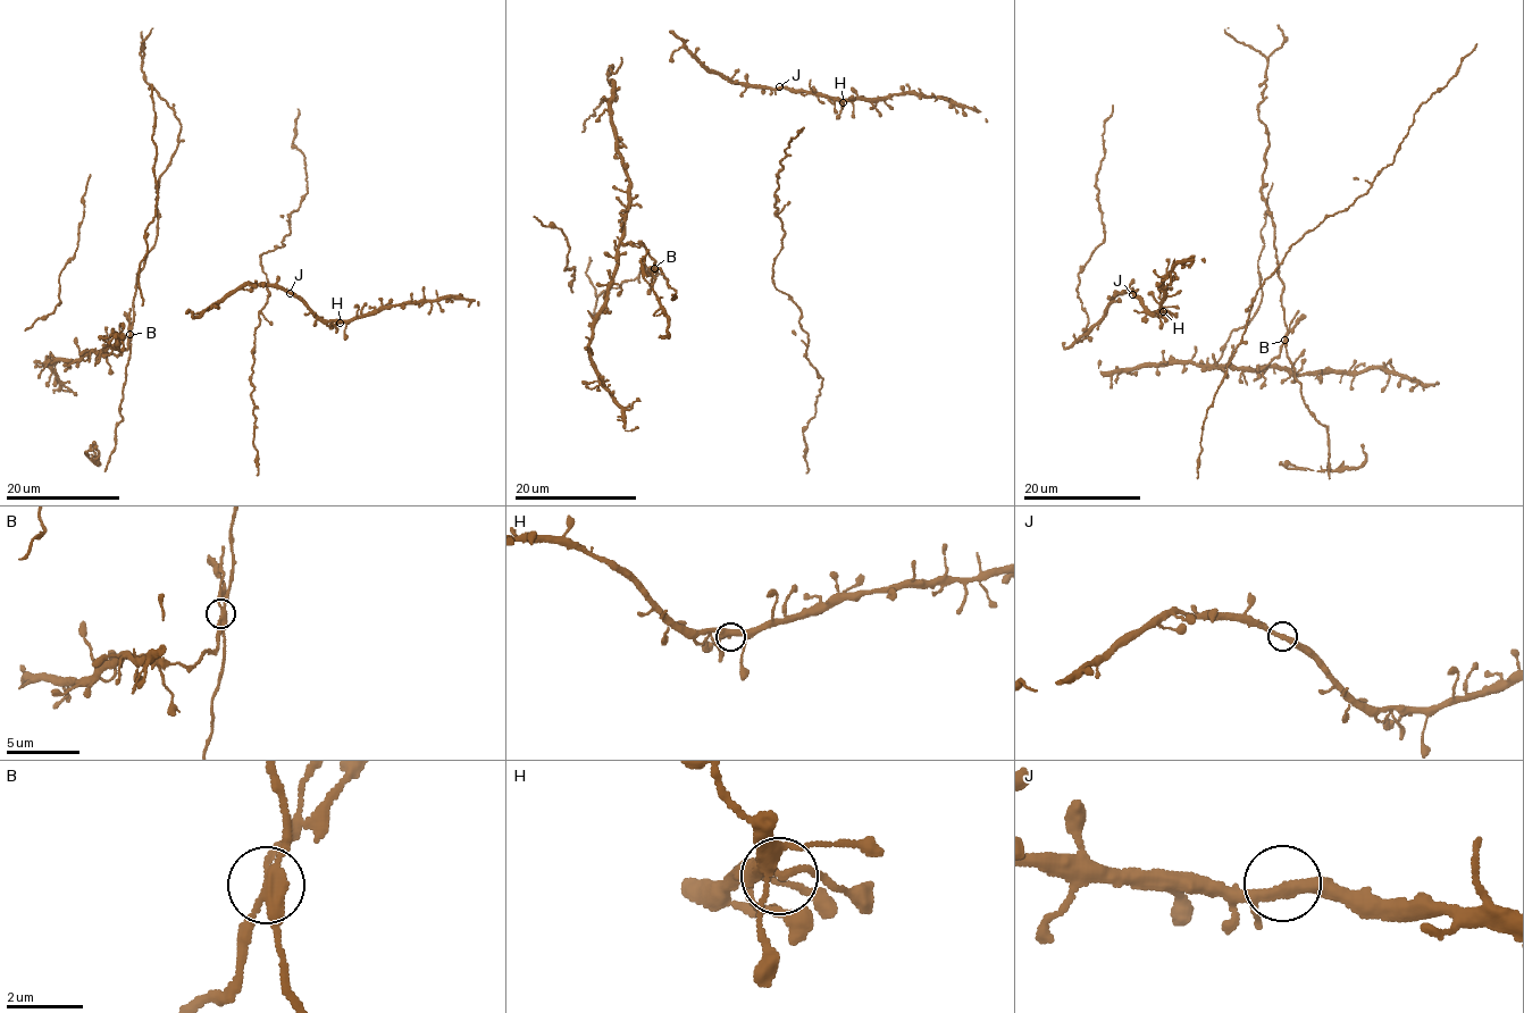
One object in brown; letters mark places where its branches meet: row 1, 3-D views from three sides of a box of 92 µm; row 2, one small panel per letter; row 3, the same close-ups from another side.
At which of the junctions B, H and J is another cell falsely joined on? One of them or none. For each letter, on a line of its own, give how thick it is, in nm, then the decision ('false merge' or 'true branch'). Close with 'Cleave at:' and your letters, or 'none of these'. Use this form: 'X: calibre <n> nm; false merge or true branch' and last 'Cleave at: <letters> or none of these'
B: calibre 280 nm; false merge
H: calibre 320 nm; true branch
J: calibre 280 nm; true branch
Cleave at: B

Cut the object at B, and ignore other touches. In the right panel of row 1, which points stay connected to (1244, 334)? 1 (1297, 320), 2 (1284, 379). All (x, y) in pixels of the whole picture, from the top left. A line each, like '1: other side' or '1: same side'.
1: other side
2: same side

